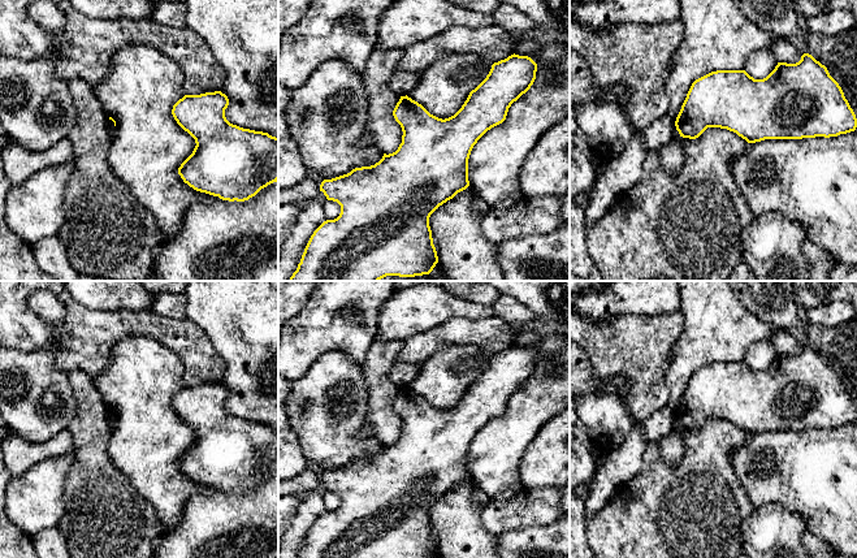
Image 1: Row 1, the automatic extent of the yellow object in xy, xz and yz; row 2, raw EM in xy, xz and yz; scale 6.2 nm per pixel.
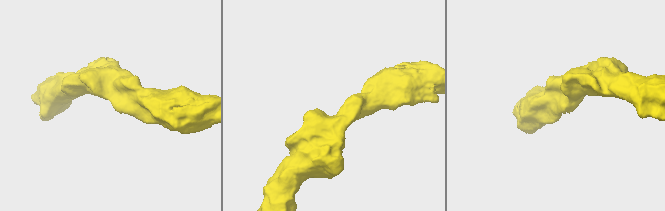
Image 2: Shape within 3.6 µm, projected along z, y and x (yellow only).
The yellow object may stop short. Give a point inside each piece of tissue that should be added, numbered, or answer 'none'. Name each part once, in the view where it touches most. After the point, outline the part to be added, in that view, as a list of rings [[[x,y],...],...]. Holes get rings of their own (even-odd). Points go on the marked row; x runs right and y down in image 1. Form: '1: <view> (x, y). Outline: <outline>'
none

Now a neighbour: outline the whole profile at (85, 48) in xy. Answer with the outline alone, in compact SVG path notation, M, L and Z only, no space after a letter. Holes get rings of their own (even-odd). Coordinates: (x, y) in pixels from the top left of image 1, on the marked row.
M0 0L0 55L22 60L36 60L53 55L59 78L82 79L92 88L111 74L113 55L127 44L143 44L172 57L183 74L185 95L200 95L221 91L225 69L216 61L207 43L187 26L170 27L146 20L96 20L77 12L69 0L51 0L65 16L61 33L49 33L29 14L29 5L35 0Z

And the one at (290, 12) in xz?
M278 0L278 36L303 18L311 3L312 0Z

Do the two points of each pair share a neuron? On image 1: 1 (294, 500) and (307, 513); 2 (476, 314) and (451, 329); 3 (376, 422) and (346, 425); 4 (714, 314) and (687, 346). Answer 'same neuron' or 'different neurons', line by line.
1: different neurons
2: different neurons
3: different neurons
4: same neuron

